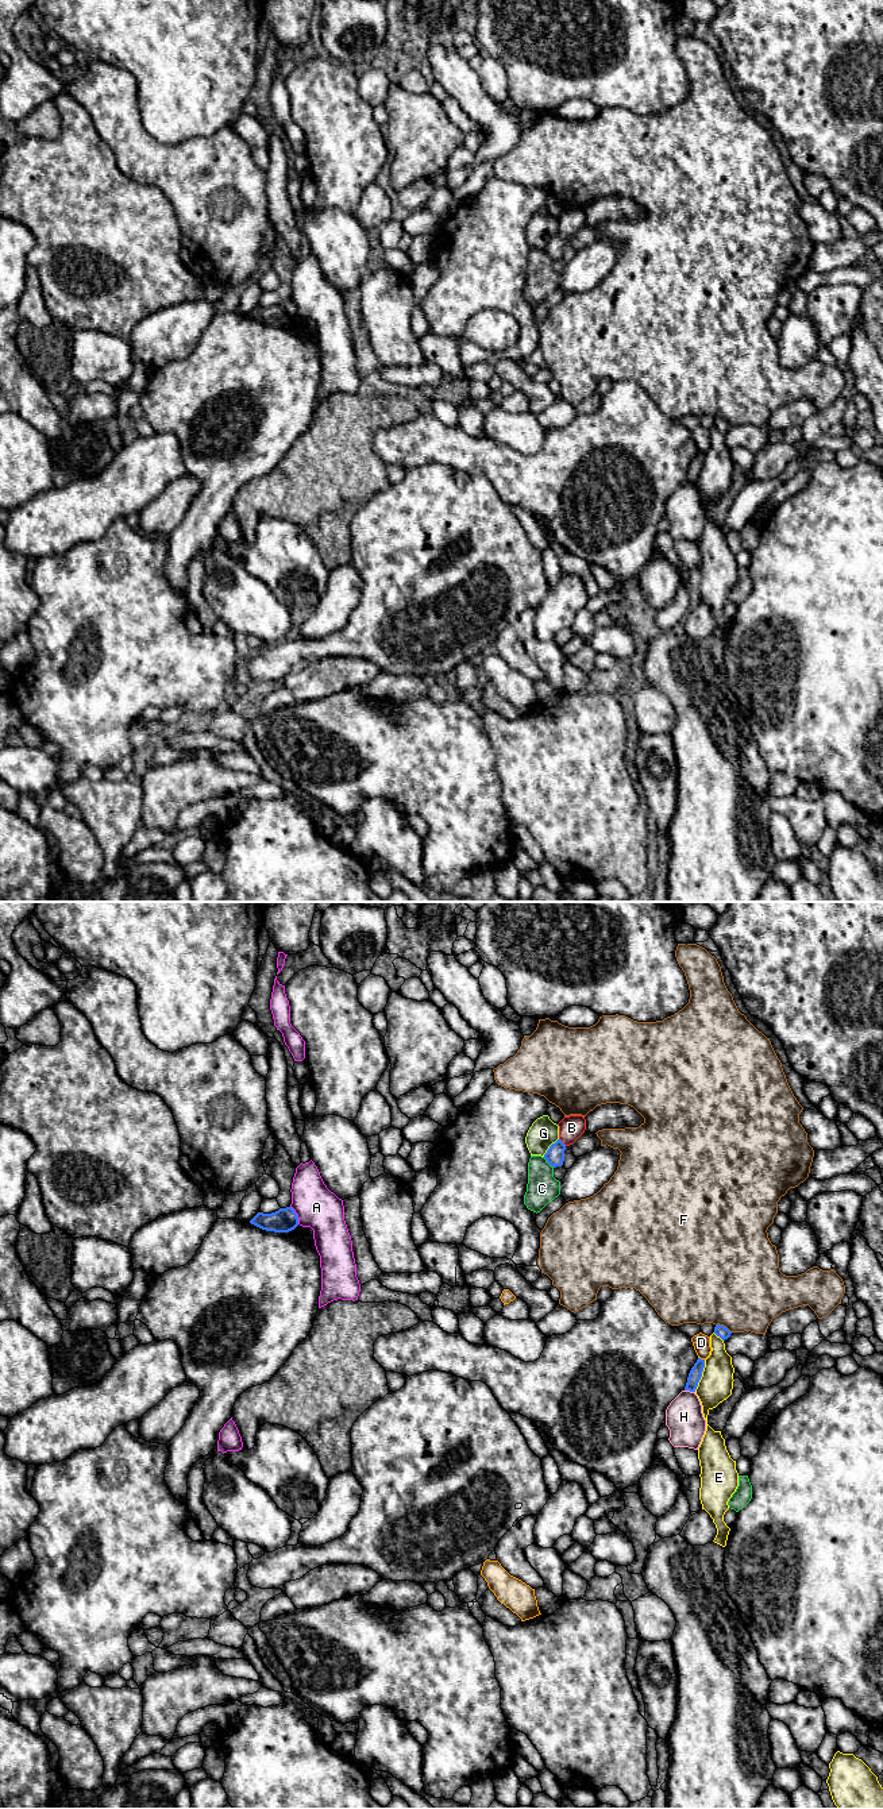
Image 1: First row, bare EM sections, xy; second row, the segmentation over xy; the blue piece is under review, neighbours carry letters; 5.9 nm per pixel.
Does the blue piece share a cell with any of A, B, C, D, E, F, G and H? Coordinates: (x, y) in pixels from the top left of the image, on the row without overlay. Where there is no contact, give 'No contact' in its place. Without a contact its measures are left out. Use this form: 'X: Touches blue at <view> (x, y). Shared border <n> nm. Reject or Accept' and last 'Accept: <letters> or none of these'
A: Touches blue at xy (296, 308). Shared border 120 nm. Reject
B: Touches blue at xy (562, 235). Shared border 60 nm. Accept
C: Touches blue at xy (548, 255). Shared border 90 nm. Reject
D: Touches blue at xy (700, 451). Shared border 40 nm. Reject
E: Touches blue at xy (701, 469). Shared border 200 nm. Reject
F: Touches blue at xy (723, 419). Shared border 110 nm. Reject
G: Touches blue at xy (550, 240). Shared border 140 nm. Reject
H: Touches blue at xy (690, 483). Shared border 70 nm. Reject
Accept: B

